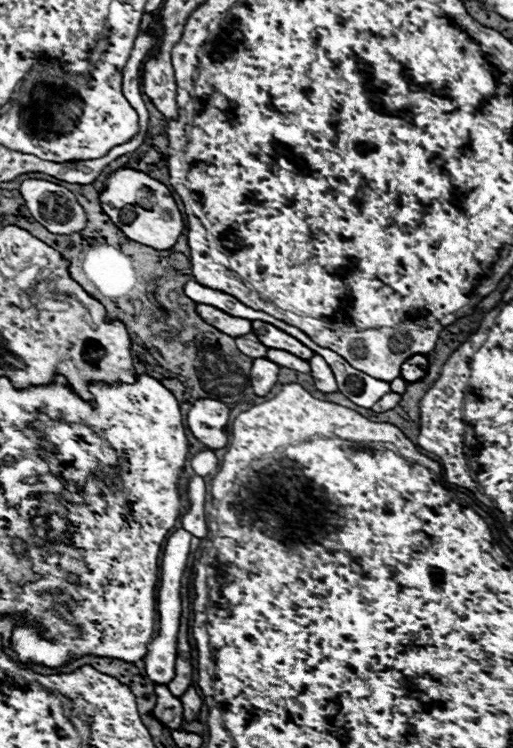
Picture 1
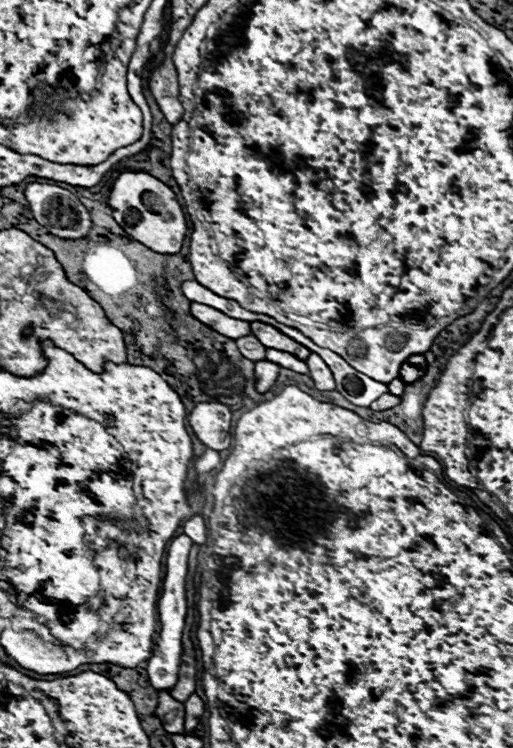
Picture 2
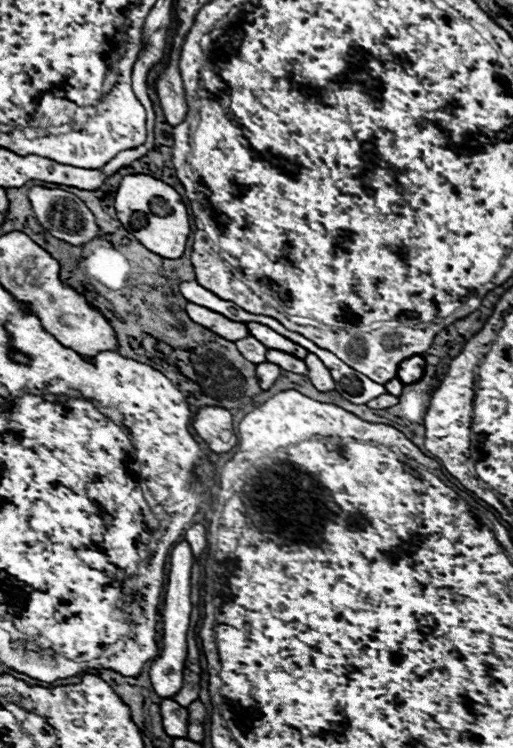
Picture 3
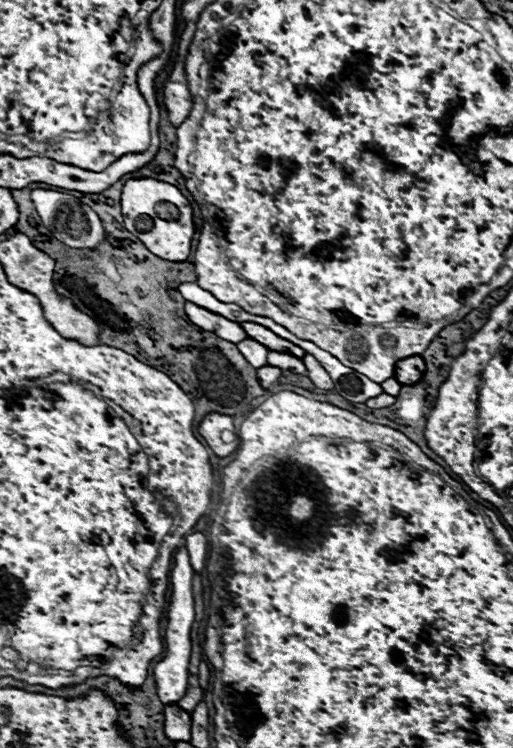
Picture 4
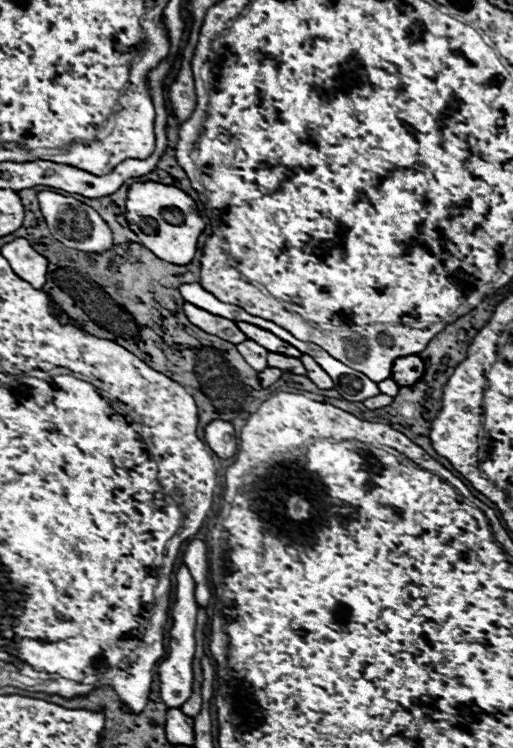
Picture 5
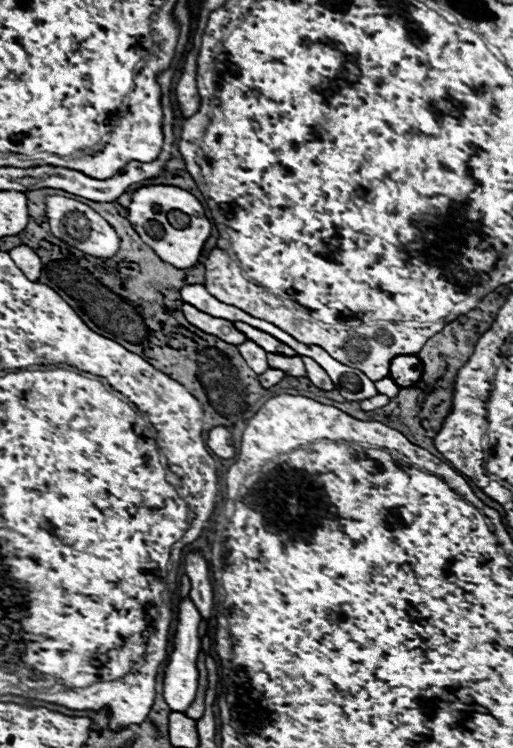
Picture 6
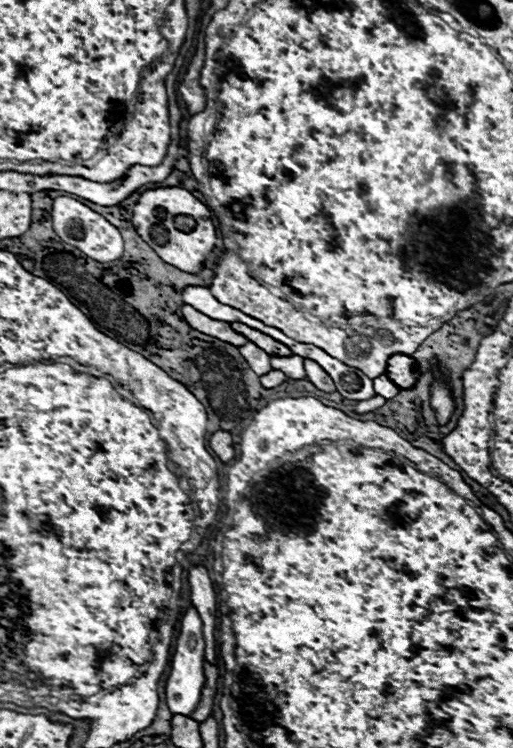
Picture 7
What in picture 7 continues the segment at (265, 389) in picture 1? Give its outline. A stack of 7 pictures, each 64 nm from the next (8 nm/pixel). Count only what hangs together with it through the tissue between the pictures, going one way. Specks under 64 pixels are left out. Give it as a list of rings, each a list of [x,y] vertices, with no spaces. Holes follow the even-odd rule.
[[[270,370],[268,374],[260,376],[260,382],[262,382],[262,386],[268,386],[268,388],[280,386],[284,380],[286,380],[286,376],[284,376],[280,370]]]

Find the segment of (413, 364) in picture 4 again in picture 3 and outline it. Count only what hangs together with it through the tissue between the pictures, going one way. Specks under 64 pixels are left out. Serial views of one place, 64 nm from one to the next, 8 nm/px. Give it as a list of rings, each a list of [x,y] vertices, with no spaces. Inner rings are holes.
[[[422,356],[408,358],[408,362],[400,362],[400,374],[398,374],[398,380],[404,382],[404,384],[418,382],[418,380],[424,376],[424,368],[426,368],[426,362],[424,362]]]

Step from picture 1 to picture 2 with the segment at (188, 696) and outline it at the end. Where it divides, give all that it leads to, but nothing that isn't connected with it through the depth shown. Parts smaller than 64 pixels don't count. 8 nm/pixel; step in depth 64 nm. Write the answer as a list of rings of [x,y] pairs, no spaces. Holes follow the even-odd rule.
[[[192,694],[186,702],[184,702],[184,710],[186,710],[186,732],[192,732],[200,720],[200,716],[204,714],[204,702],[198,694]]]

